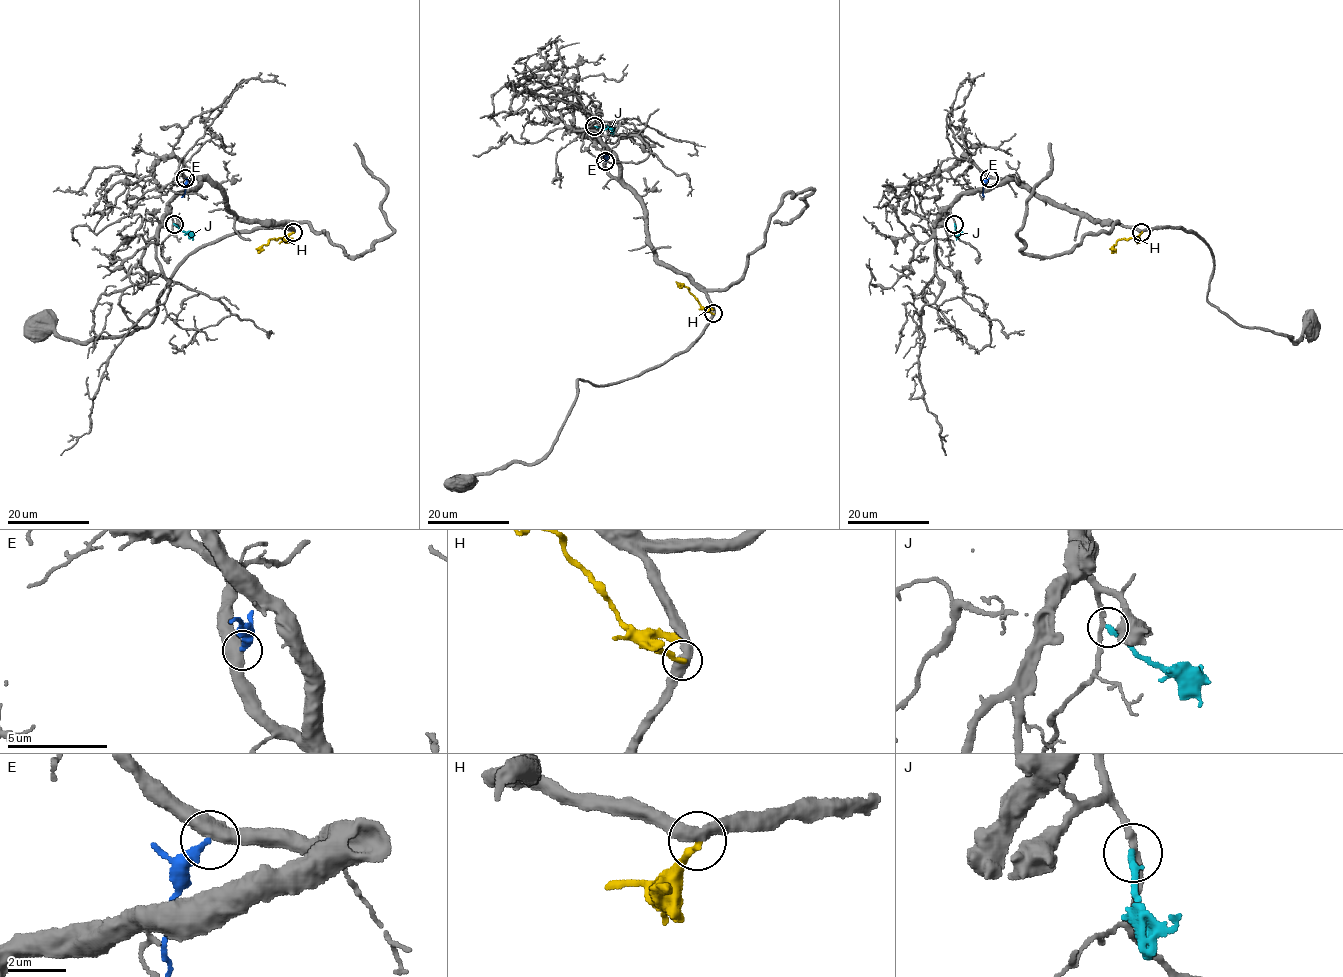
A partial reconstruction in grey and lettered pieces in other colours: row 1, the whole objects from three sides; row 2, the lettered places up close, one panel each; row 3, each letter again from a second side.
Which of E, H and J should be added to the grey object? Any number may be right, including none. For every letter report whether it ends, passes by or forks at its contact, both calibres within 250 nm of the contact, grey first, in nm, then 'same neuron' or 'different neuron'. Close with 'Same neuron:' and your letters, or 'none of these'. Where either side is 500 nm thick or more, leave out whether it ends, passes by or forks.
E: 500/340 nm | different neuron
H: it ends | 480/280 nm | different neuron
J: it ends | 200/280 nm | same neuron
Same neuron: J

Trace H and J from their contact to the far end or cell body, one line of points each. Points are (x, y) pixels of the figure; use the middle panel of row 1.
H: (713, 313), (702, 307), (686, 287), (678, 283)
J: (594, 127), (608, 128), (613, 134)

